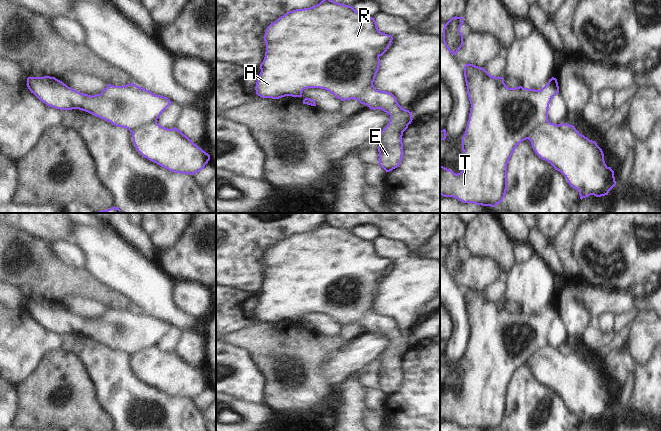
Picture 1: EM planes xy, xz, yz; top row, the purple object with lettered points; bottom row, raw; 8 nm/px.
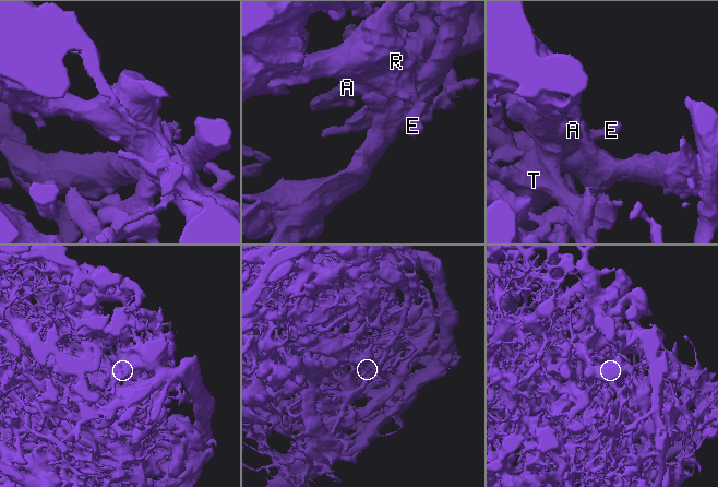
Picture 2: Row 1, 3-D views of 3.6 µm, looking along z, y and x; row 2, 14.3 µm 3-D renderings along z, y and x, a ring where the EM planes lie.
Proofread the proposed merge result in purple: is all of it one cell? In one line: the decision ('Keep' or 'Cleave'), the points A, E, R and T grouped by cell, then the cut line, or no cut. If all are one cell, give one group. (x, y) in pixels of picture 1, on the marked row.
Keep. Groups: A E R T. No split

